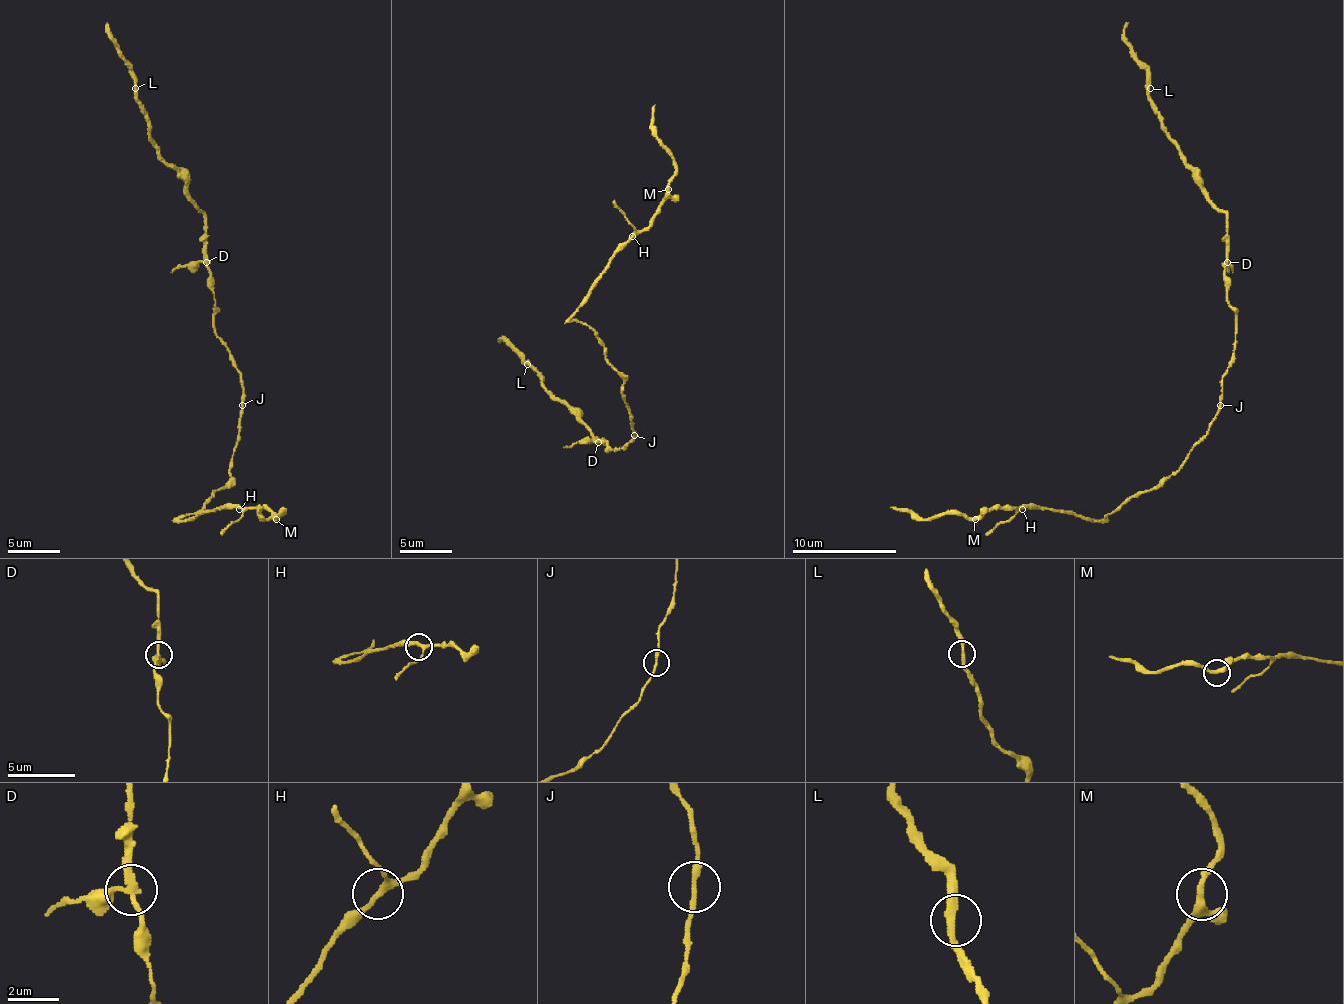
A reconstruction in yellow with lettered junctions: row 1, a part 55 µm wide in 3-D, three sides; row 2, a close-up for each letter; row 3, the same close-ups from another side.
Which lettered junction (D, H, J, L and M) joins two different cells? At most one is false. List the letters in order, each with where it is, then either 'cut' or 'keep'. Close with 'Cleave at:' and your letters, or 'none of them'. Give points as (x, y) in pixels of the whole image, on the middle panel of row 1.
D: (598, 442) | cut
H: (632, 236) | keep
J: (634, 435) | keep
L: (527, 364) | keep
M: (668, 189) | keep
Cleave at: D

